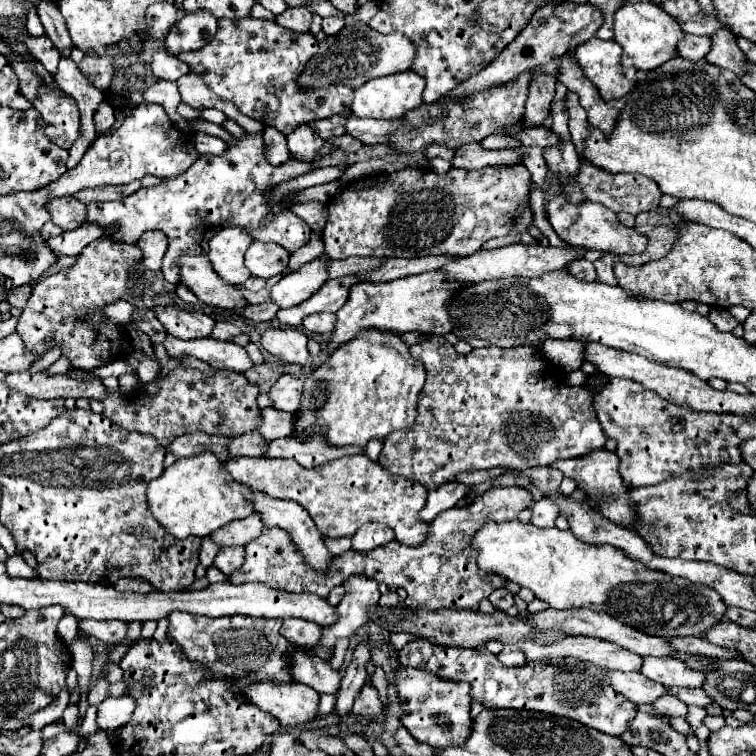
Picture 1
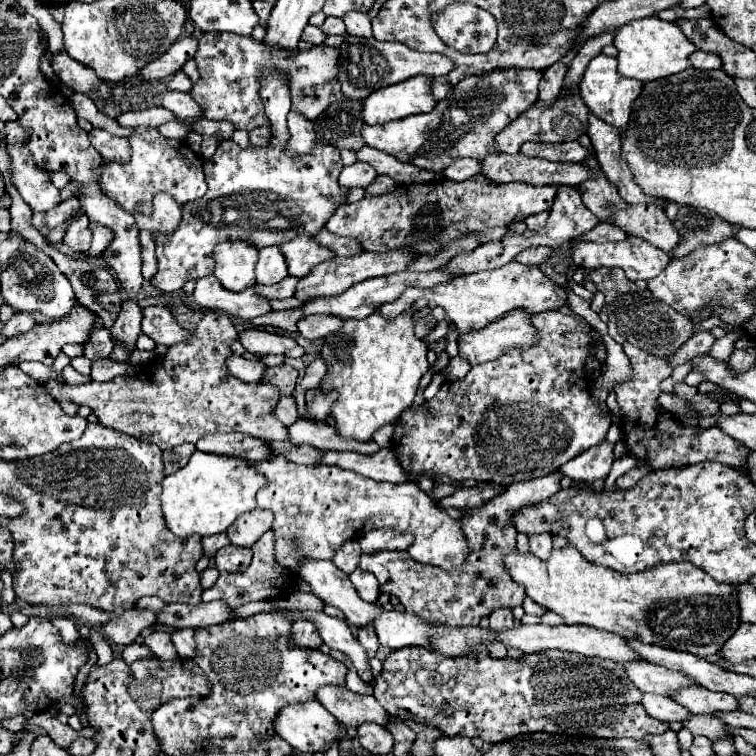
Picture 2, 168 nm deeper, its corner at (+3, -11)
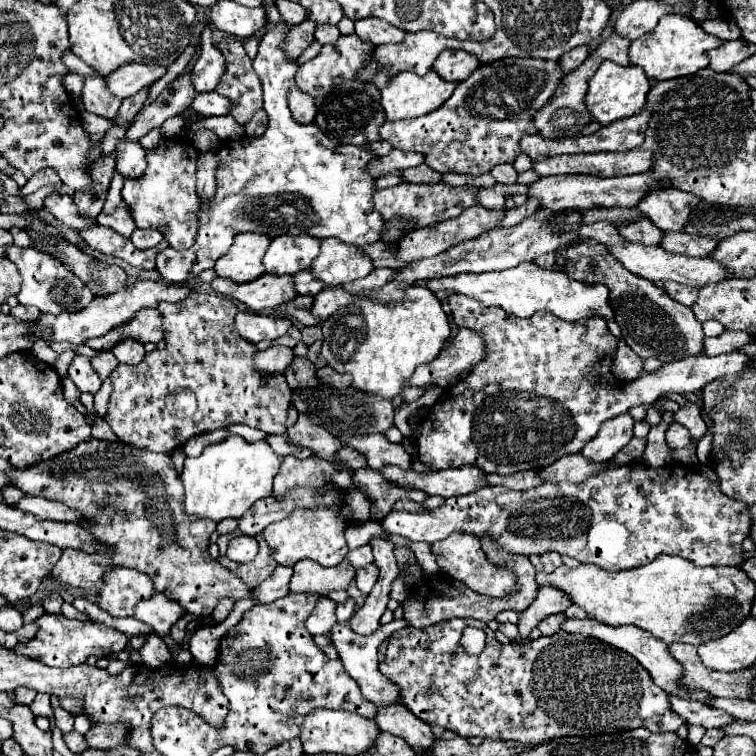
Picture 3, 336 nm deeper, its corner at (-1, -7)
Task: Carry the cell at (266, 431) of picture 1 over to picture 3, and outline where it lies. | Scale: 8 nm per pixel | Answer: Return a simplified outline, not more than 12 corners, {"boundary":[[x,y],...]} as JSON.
{"boundary":[[381,433],[353,435],[345,445],[357,449],[371,469],[385,463],[411,467],[401,445]]}

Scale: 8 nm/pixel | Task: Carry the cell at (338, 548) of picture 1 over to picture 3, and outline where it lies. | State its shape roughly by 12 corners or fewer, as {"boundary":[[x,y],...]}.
{"boundary":[[369,545],[347,551],[345,557],[355,569],[373,563]]}

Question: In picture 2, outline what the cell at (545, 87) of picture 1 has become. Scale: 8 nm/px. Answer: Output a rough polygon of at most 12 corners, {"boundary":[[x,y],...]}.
{"boundary":[[555,63],[543,71],[539,101],[553,103],[563,89],[567,65]]}

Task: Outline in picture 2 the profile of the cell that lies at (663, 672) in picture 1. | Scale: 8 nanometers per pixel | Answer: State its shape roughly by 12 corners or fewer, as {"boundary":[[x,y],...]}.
{"boundary":[[705,687],[671,695],[695,715],[737,711],[739,701]]}

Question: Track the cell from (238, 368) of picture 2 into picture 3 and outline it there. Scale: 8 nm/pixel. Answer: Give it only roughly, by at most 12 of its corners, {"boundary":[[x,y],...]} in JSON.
{"boundary":[[273,345],[255,353],[255,367],[283,373],[293,361],[293,349]]}

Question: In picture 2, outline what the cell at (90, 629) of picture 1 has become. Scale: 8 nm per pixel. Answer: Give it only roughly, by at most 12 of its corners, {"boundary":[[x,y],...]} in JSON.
{"boundary":[[147,609],[129,611],[101,627],[105,639],[131,645],[157,615]]}

